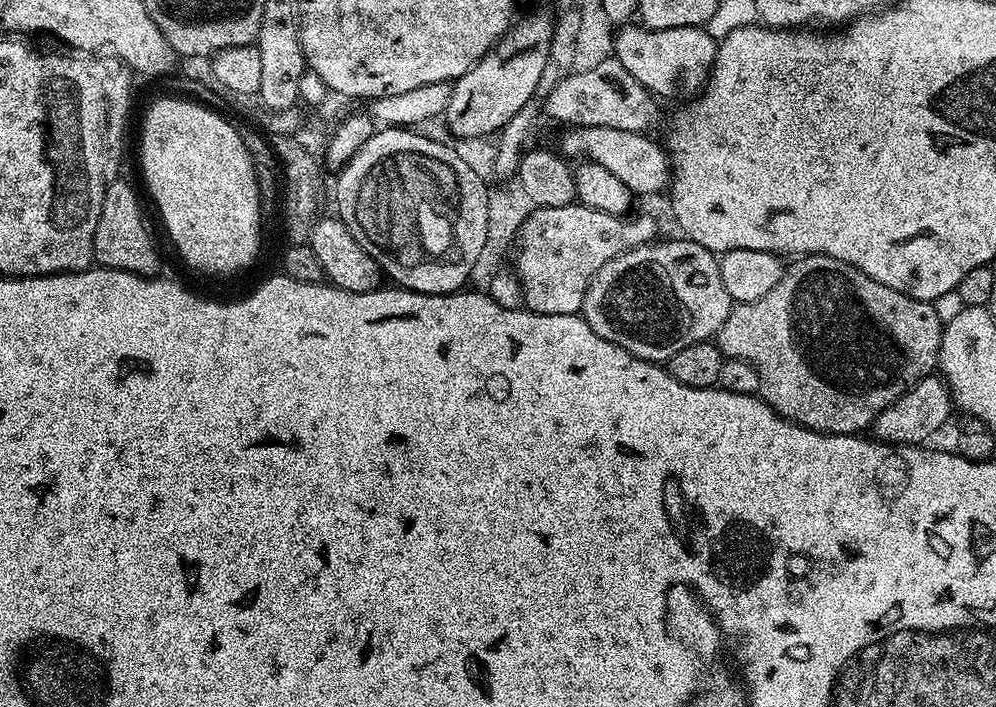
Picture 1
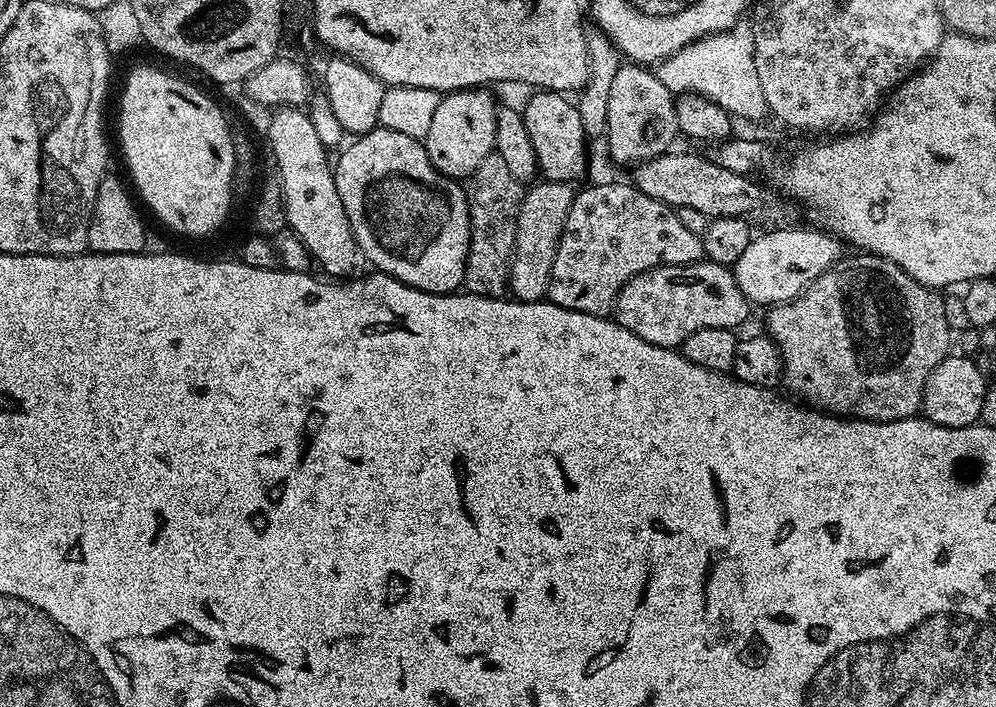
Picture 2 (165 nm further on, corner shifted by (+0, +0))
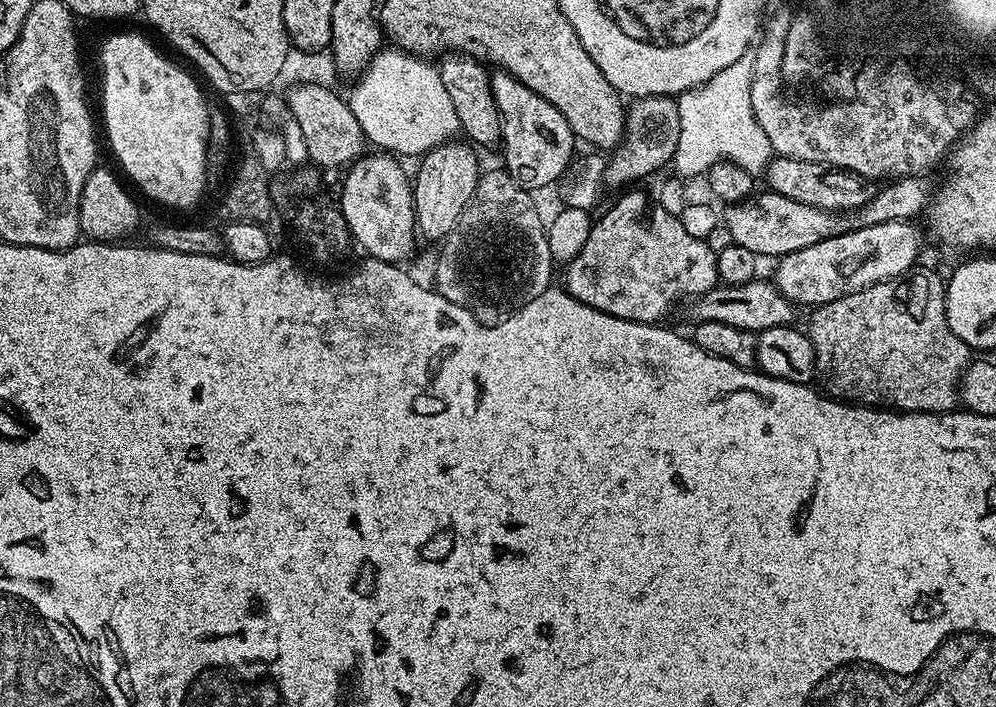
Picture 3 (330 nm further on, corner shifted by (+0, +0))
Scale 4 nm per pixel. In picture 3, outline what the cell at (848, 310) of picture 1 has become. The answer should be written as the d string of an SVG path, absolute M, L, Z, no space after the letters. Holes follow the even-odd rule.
M917 267L915 270L895 279L883 280L869 288L858 290L854 294L846 294L846 298L838 298L829 304L819 305L812 316L812 321L806 326L806 333L813 344L813 352L816 355L815 375L820 378L823 391L827 395L851 402L856 406L871 406L881 410L899 410L902 412L951 412L957 407L960 394L960 380L964 377L970 363L970 349L954 330L950 330L950 322L946 318L946 298L944 297L945 281L940 280L936 272L928 268Z

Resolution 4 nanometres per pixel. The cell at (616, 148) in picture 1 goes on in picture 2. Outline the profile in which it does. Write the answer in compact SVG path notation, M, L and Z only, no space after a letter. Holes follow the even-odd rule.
M668 151L663 156L654 157L652 160L642 161L635 165L633 176L630 176L631 183L636 185L642 194L650 194L650 198L658 198L658 202L668 204L671 208L685 210L689 208L692 212L701 212L707 218L747 218L755 222L764 216L772 208L772 196L760 184L755 184L755 179L734 174L734 170L726 170L709 160L707 155L695 156L695 151L686 153L674 153Z

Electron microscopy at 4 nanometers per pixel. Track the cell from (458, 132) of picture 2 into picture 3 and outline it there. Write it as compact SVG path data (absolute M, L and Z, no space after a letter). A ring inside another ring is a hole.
M468 142L456 143L439 144L419 157L420 169L416 176L414 172L412 201L416 207L416 230L423 239L425 236L428 240L440 242L452 233L480 181L482 167L476 161L477 149Z

